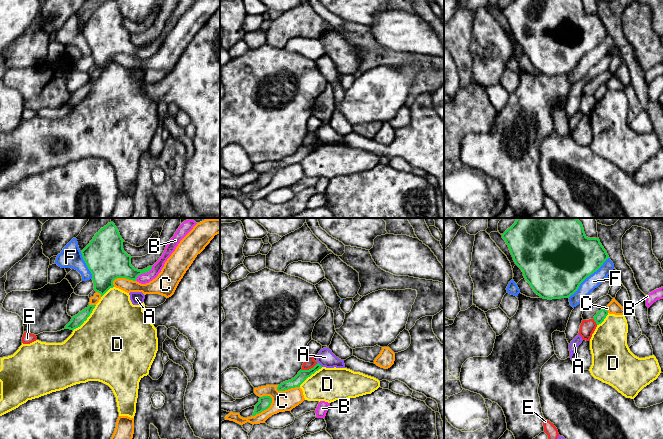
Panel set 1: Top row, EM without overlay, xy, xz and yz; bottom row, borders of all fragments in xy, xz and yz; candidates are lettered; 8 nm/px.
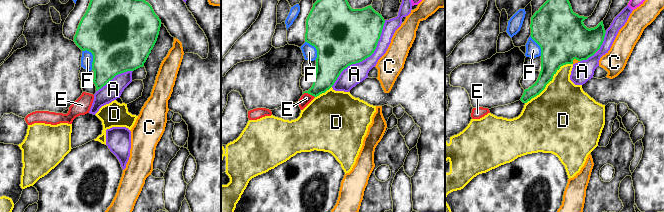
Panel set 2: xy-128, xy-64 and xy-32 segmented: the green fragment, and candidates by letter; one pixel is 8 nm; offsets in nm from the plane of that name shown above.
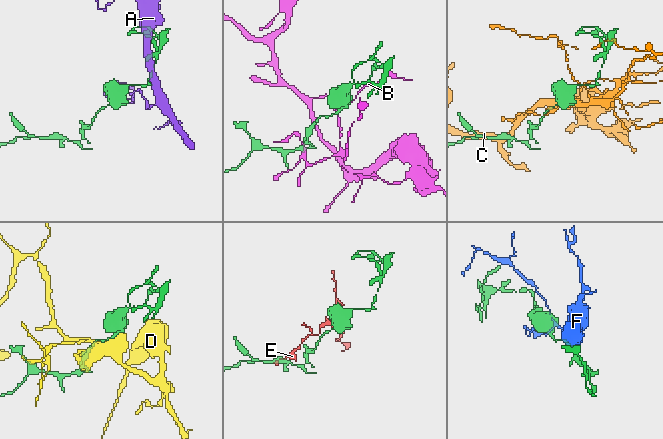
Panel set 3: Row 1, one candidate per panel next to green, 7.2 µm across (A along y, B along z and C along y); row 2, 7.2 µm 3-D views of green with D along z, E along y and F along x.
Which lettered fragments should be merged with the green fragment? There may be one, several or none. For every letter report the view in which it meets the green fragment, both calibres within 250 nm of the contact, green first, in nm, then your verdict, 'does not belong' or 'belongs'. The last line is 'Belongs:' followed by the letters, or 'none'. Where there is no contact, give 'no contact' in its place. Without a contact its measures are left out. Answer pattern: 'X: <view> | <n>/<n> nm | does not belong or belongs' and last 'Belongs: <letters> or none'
A: xz | 90/140 nm | does not belong
B: xy | 240/90 nm | does not belong
C: xz | 100/170 nm | does not belong
D: xy | 90/500 nm | does not belong
E: xz | 90/90 nm | does not belong
F: yz | 480/110 nm | does not belong
Belongs: none

